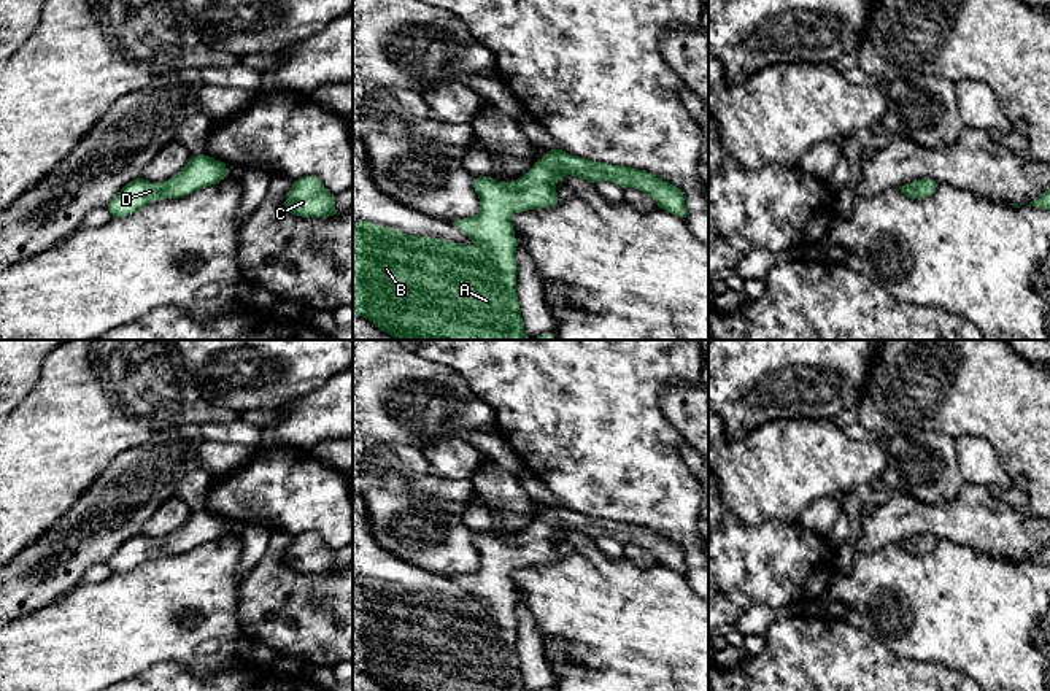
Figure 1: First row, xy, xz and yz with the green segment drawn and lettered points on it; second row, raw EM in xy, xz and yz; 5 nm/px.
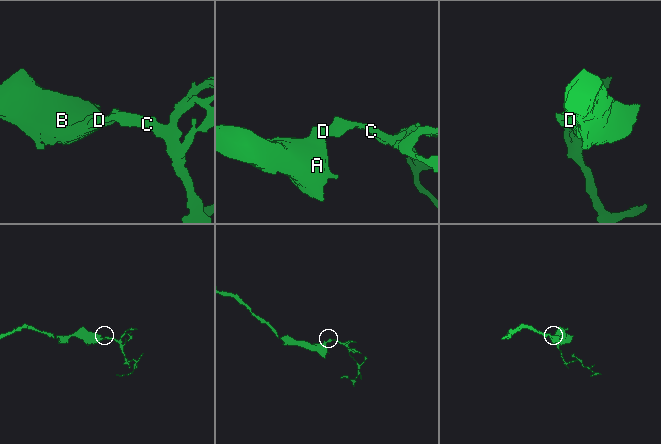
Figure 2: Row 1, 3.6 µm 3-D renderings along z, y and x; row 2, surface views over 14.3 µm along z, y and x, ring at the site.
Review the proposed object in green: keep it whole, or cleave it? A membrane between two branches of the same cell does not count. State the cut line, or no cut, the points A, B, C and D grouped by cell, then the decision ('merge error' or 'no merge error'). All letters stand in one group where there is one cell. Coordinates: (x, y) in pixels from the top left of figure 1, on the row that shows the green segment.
cut none; groups A B C D; no merge error

